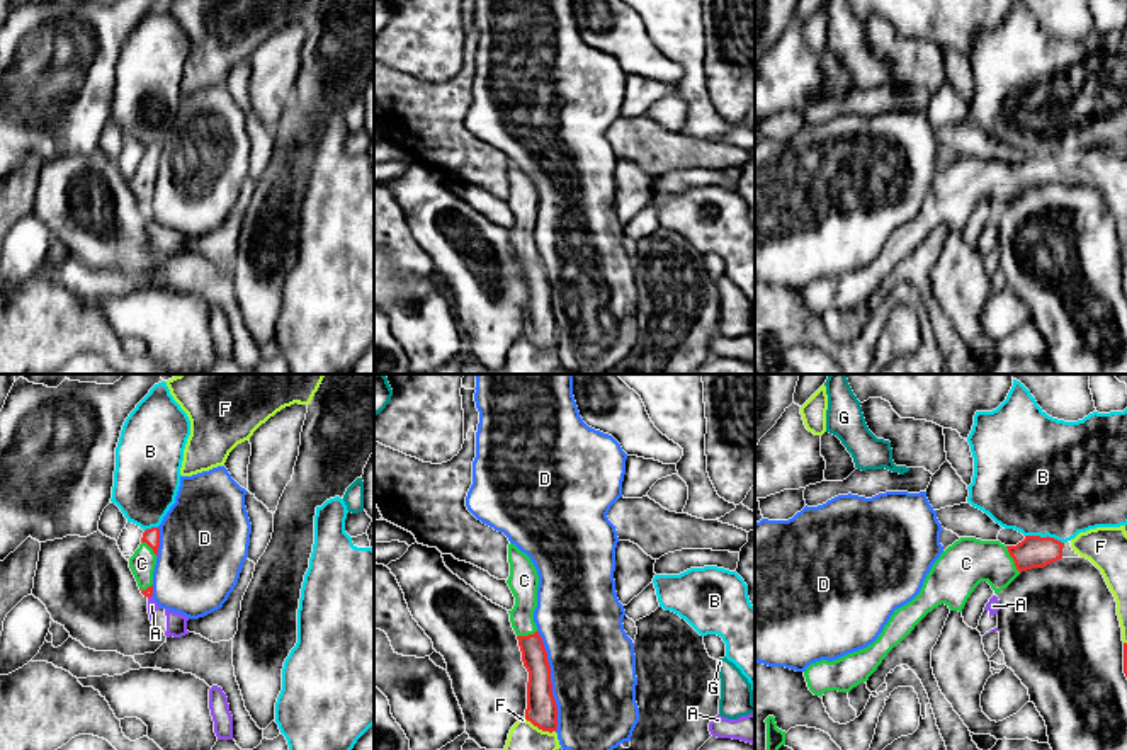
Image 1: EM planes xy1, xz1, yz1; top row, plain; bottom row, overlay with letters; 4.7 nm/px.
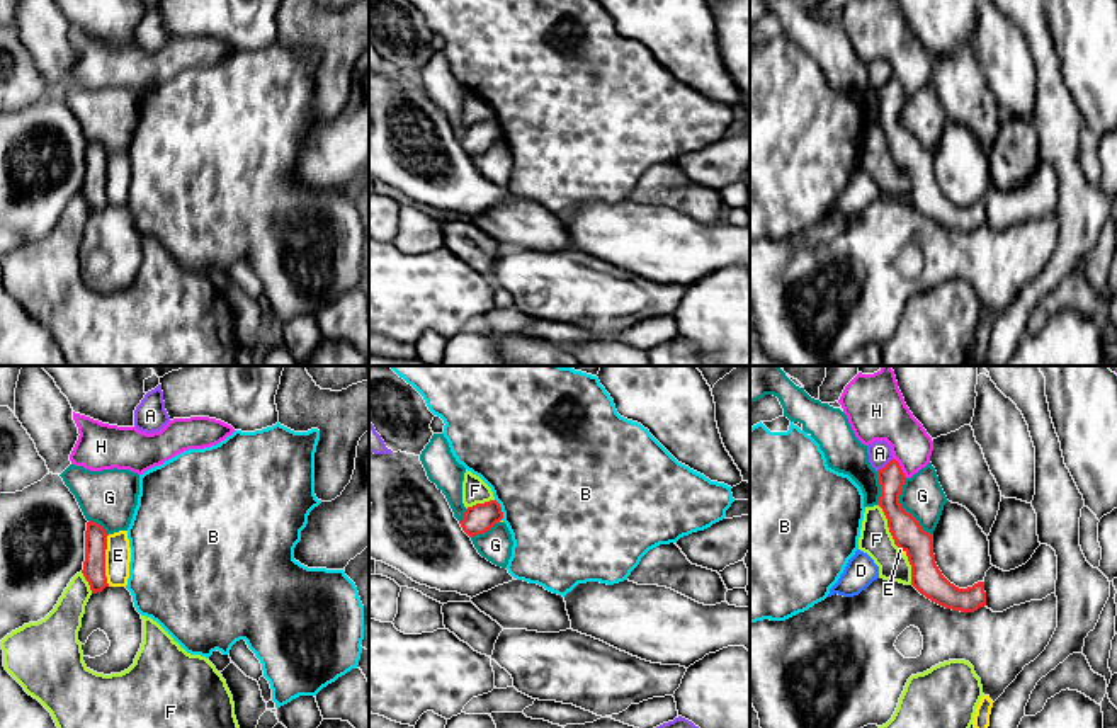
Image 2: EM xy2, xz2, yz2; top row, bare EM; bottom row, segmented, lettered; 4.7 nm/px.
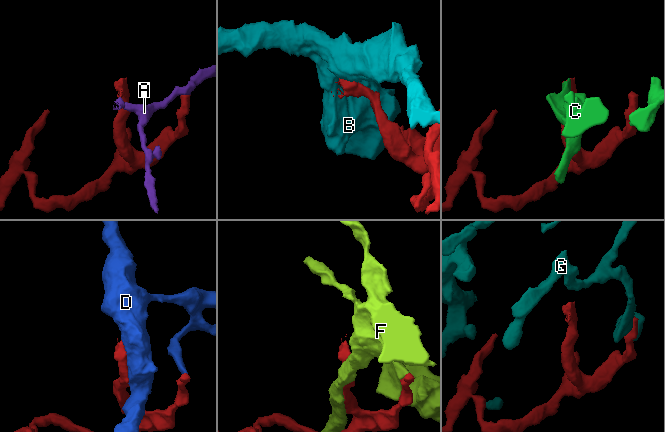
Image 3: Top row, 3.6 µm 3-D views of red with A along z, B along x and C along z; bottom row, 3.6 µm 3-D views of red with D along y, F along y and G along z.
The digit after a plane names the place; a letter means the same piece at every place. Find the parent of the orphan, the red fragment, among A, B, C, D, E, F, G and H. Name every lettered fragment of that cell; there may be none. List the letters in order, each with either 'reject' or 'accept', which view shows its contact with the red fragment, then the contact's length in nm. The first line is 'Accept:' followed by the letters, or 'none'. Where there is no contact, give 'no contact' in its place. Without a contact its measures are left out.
Accept: C
A: reject; meets red in yz2; contact 100 nm long
B: reject; meets red in yz1; contact 190 nm long
C: accept; meets red in yz1; contact 150 nm long
D: reject; meets red in xz1; contact 480 nm long
E: reject; meets red in xy2; contact 240 nm long
F: reject; meets red in yz2; contact 240 nm long
G: reject; meets red in yz2; contact 300 nm long
H: reject; meets red in yz2; contact 120 nm long

